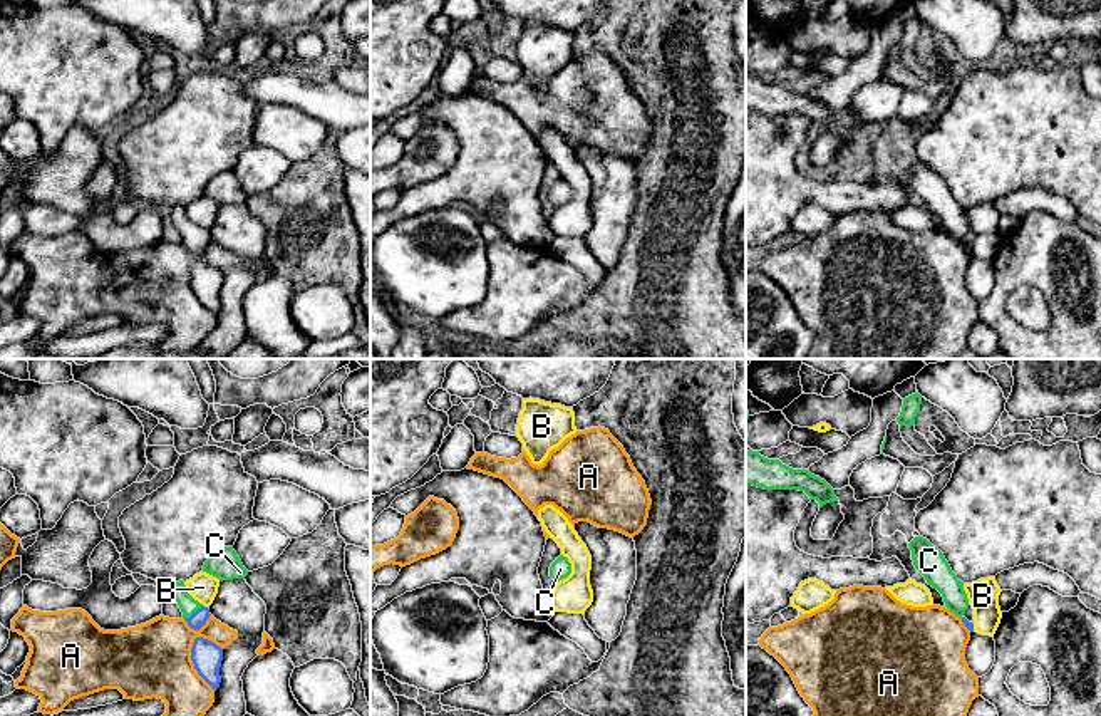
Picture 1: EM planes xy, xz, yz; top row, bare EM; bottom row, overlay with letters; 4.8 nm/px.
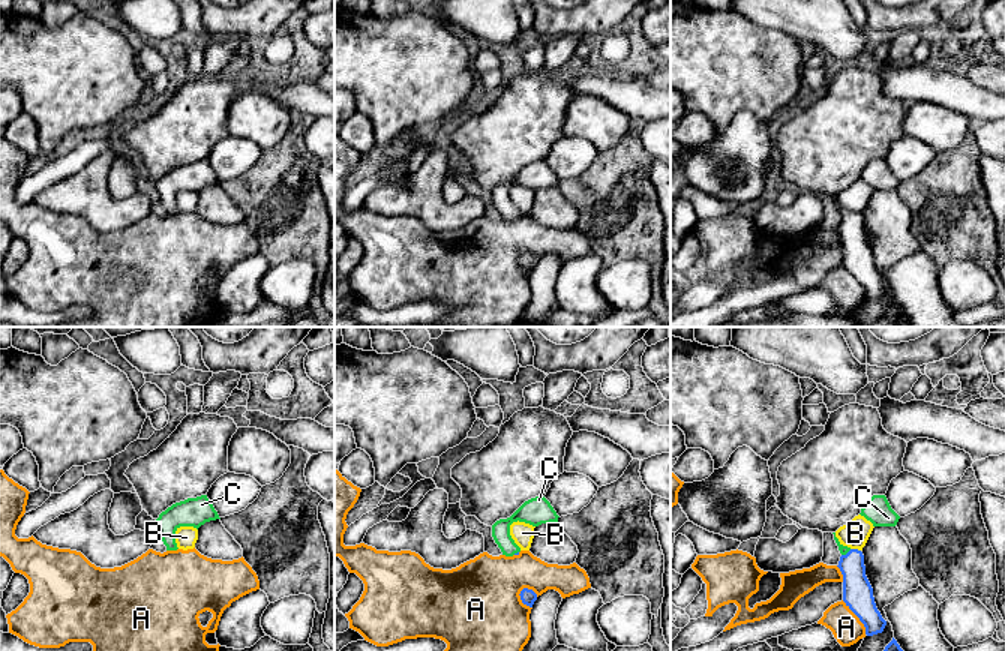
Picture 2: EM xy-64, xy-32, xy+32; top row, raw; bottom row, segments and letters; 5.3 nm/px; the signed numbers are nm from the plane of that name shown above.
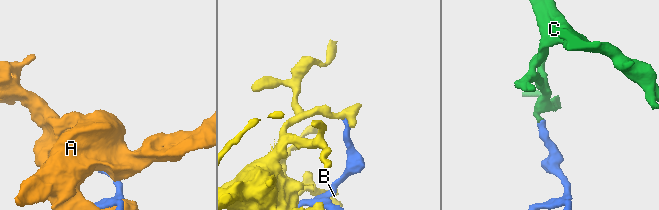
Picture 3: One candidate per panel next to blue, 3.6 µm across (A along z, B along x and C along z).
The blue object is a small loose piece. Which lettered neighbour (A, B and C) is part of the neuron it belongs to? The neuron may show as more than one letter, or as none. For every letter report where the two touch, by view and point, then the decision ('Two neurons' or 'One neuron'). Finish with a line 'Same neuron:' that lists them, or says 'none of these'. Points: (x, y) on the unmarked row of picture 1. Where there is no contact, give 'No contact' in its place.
A: Touches blue at xy (193, 287). Two neurons
B: Touches blue at xy (203, 230). Two neurons
C: Touches blue at xy (195, 237). One neuron
Same neuron: C

